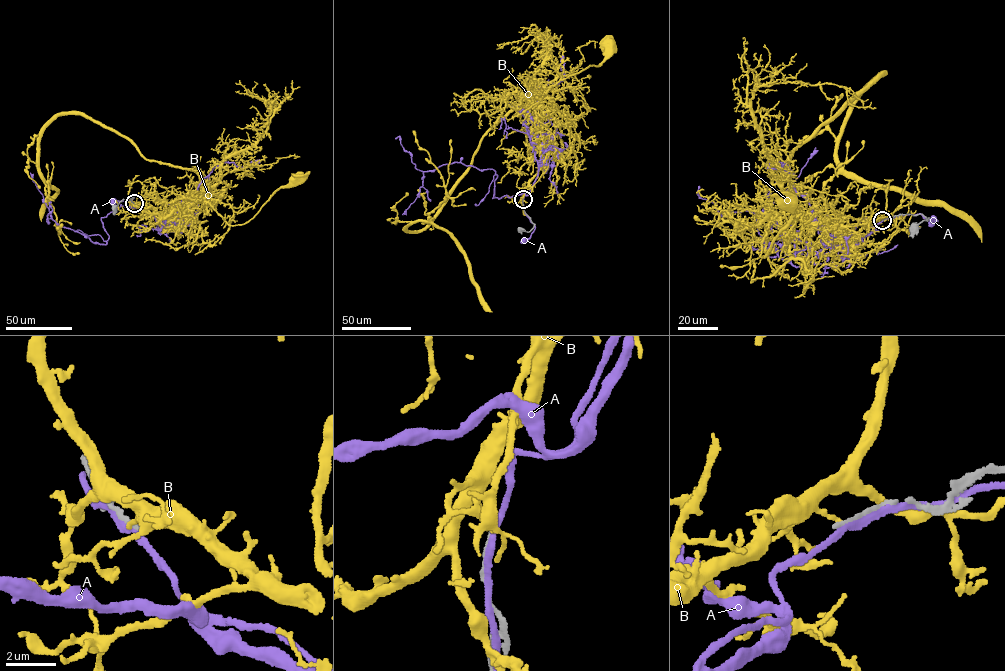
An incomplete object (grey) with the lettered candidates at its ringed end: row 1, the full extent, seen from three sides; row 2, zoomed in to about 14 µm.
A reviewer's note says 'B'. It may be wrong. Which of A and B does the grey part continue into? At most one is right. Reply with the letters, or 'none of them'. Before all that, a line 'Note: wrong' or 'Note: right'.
Note: wrong
none of them

